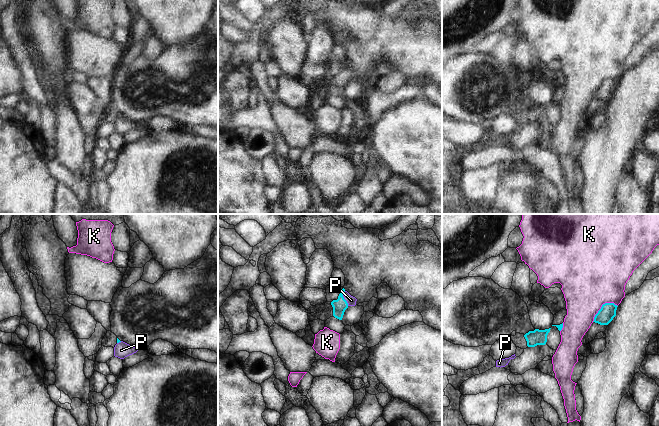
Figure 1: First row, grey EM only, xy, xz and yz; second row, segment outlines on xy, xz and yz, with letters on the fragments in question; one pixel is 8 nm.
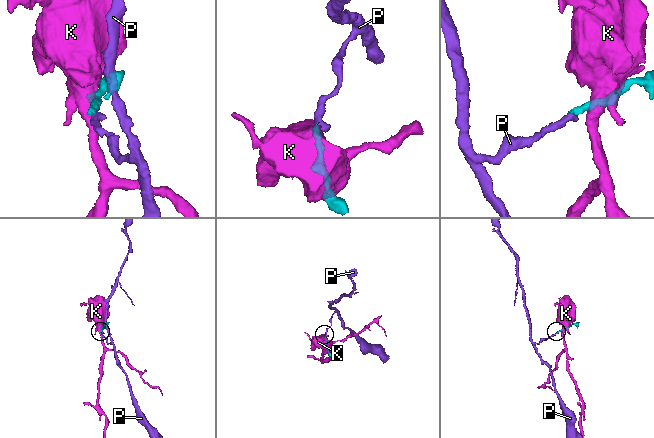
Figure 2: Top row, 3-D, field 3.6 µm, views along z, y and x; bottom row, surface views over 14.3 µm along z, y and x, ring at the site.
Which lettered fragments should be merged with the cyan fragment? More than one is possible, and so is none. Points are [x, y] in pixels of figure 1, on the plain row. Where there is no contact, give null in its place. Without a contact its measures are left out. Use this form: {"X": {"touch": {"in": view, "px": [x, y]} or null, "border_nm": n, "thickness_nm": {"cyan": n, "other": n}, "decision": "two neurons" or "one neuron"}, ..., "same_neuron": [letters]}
{"K": {"touch": {"in": "yz", "px": [602, 82]}, "border_nm": 240, "thickness_nm": {"cyan": 140, "other": 480}, "decision": "two neurons"}, "P": {"touch": {"in": "xz", "px": [343, 74]}, "border_nm": 120, "thickness_nm": {"cyan": 110, "other": 70}, "decision": "one neuron"}, "same_neuron": ["P"]}

